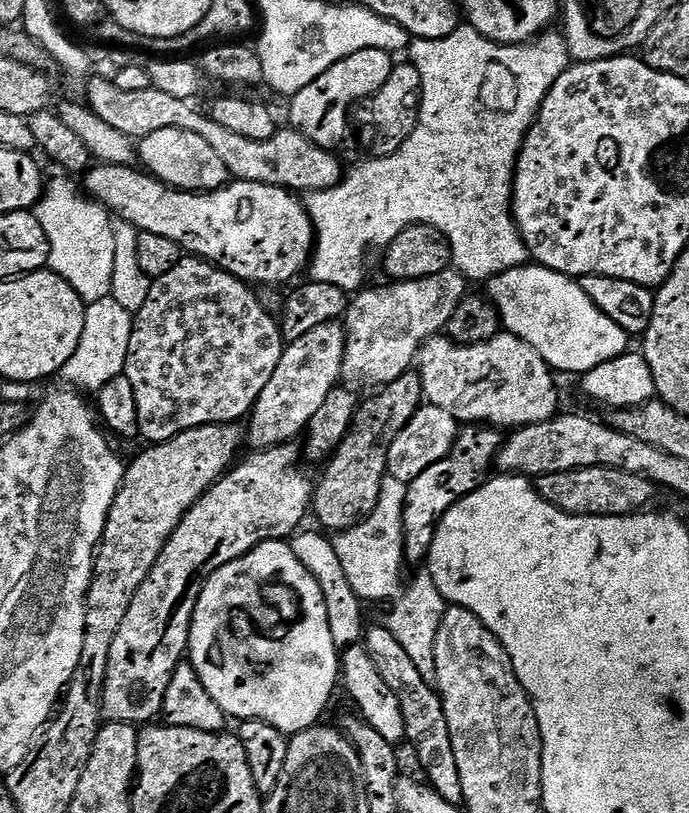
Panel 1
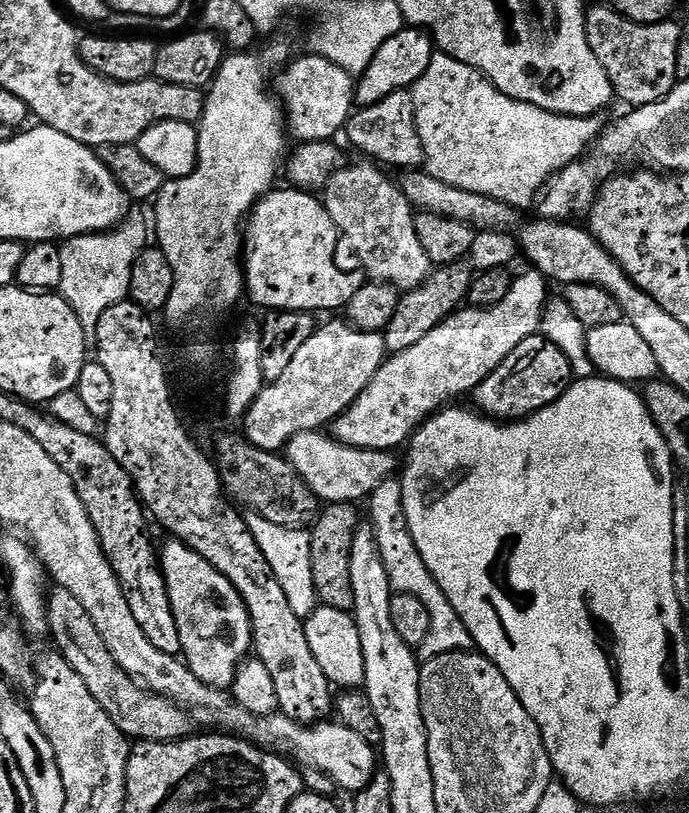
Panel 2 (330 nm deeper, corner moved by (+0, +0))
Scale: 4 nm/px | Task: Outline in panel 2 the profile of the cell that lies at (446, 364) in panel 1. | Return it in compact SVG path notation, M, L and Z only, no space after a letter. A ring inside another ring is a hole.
M363 162L364 164L348 164L345 163L343 166L337 168L335 174L328 179L328 185L322 190L322 203L325 210L330 214L330 218L335 222L337 230L339 230L341 237L345 241L348 240L352 243L352 248L356 251L356 256L360 259L359 267L362 269L365 277L369 281L377 284L391 284L393 288L397 290L407 290L410 288L416 288L420 285L422 280L427 278L428 273L432 271L433 265L426 258L426 250L422 250L422 242L418 242L418 230L414 230L414 209L412 204L406 198L406 194L400 189L399 183L395 179L391 180L387 176L389 173L385 171L383 167L377 166L372 162Z

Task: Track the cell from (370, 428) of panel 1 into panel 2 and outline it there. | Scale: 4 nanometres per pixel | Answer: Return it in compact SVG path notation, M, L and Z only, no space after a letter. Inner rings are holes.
M328 504L310 529L310 570L314 570L316 599L325 608L351 612L354 606L354 590L350 580L350 548L354 546L354 534L359 530L362 517L356 513L357 505Z

